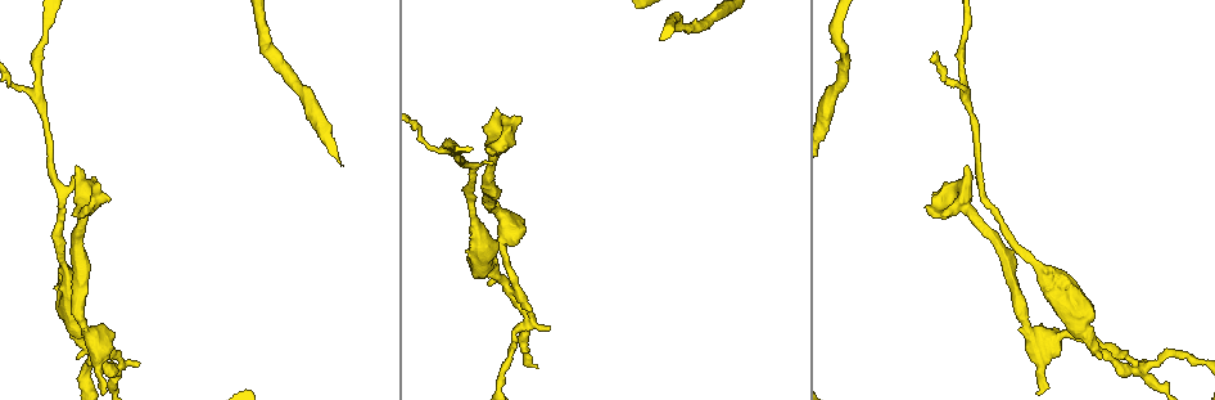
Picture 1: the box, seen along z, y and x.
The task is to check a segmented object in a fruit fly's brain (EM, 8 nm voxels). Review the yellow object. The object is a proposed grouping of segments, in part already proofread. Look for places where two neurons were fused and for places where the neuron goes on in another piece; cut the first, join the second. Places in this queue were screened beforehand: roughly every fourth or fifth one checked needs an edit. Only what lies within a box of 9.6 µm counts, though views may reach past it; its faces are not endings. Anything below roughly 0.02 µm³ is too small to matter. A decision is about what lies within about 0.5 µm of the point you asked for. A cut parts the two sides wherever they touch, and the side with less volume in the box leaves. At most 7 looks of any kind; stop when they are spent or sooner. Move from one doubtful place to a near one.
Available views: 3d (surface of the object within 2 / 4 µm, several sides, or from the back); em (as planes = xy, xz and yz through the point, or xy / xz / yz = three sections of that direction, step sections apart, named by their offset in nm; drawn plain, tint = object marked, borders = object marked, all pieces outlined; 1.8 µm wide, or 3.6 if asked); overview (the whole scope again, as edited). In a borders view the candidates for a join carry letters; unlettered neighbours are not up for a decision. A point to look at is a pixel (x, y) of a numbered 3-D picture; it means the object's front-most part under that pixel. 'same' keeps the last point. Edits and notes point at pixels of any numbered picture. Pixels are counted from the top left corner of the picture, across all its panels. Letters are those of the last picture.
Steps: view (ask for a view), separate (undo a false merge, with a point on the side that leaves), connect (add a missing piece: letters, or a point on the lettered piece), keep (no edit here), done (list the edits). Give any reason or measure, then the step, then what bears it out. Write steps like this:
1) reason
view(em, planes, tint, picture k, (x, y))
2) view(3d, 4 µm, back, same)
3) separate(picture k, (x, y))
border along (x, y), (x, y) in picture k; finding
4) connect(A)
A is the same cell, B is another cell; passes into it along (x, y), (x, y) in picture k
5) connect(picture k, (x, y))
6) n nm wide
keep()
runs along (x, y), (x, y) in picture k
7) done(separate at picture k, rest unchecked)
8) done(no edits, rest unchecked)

view(em, xz, step 16, tint, picture 1, (60, 206))

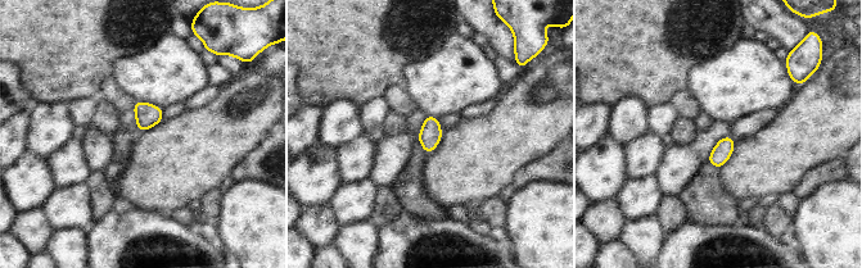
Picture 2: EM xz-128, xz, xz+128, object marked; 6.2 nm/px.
view(em, planes, tint, same)

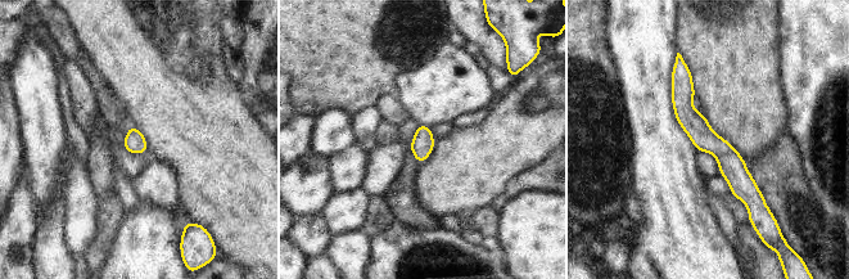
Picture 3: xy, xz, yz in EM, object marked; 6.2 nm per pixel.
view(em, planes, borders, same)

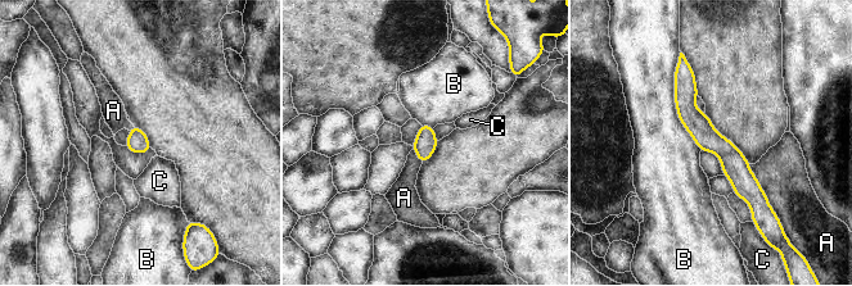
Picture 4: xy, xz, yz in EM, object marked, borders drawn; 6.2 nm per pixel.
keep()
A, B and C are other cells; border along (748, 164), (772, 209) in picture 4; all the same neuron

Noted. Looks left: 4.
side arm on a straight run
view(3d, 2 µm, picture 1, (965, 94))

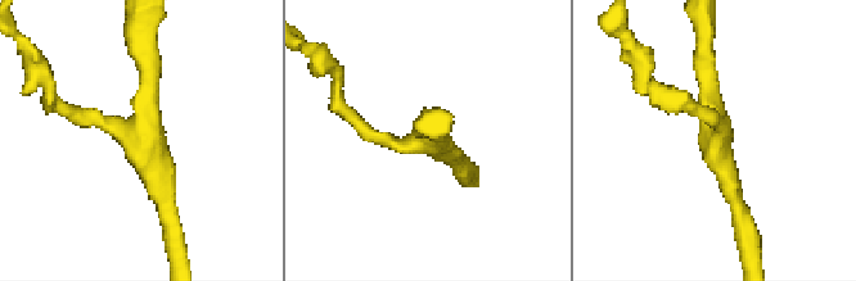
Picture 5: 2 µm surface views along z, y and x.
3 arms; shape alone is not enough
view(em, xy, step 4, borders, picture 5, (148, 143))

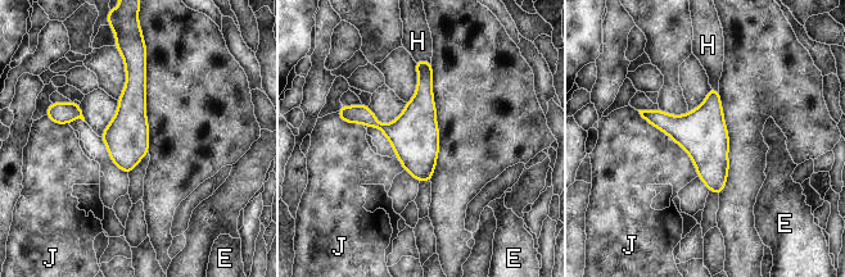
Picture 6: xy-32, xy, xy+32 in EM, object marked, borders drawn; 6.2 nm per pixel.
keep()
E, H and J are other cells; border along (674, 140), (687, 153), (697, 176) in picture 6; all the same neuron

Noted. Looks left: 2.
done(no edits, rest unchecked)

